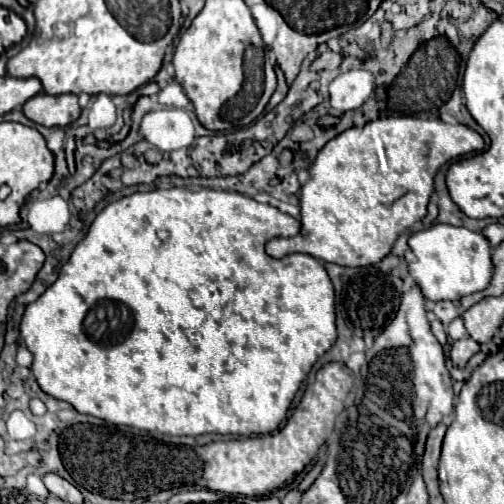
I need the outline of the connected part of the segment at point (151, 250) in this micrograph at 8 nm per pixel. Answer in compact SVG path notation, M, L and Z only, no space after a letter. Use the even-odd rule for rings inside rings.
M171 188L171 190L135 192L131 196L111 202L97 214L87 236L75 246L67 264L61 268L55 284L51 284L35 302L31 302L25 308L21 320L21 338L35 356L31 370L37 378L37 384L49 396L69 402L75 410L83 414L91 414L111 424L147 430L154 436L161 434L181 437L188 446L225 440L225 434L251 436L277 430L279 424L285 420L291 400L297 394L301 382L307 378L317 358L323 356L337 340L335 294L331 278L323 268L323 264L309 254L293 254L285 256L283 260L275 260L265 252L265 244L271 238L295 236L299 230L301 222L297 218L281 212L275 206L255 202L253 198L239 192L225 192L211 188L201 188L193 192L185 188ZM161 228L169 230L167 240L159 240L157 230Z

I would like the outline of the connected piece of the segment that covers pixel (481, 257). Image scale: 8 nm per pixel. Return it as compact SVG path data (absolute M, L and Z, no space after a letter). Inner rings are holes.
M433 224L409 238L409 246L415 254L415 262L409 264L409 274L421 286L427 300L457 300L465 294L485 290L493 278L491 244L481 232L473 232L463 226Z

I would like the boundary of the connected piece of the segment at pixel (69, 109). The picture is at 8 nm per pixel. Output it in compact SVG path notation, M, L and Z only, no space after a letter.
M41 92L23 104L23 114L35 124L41 124L47 128L57 128L57 126L65 128L79 118L81 108L77 104L75 94L49 96Z

